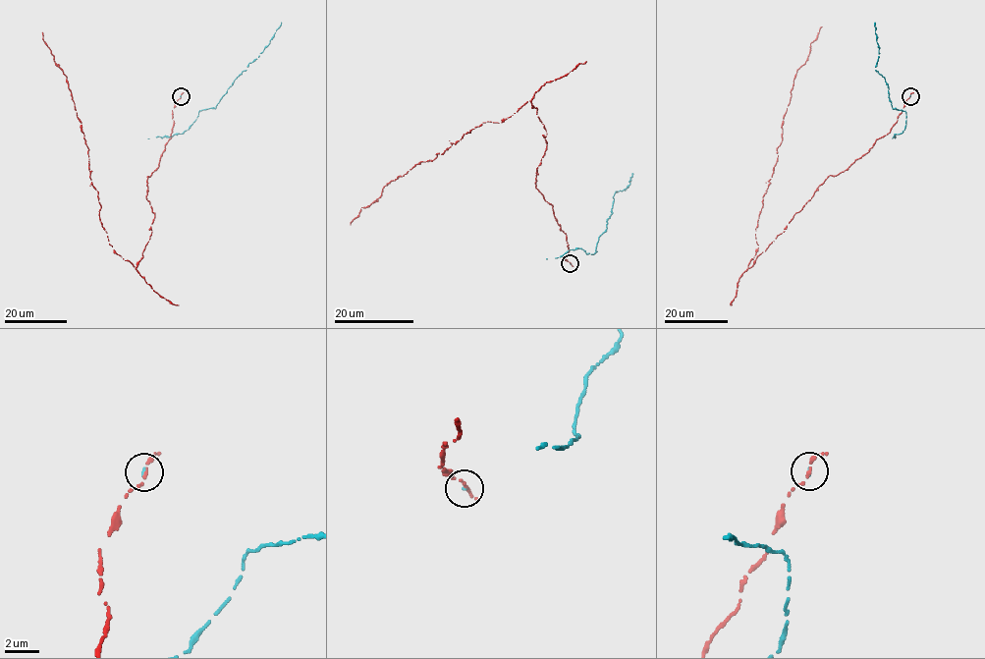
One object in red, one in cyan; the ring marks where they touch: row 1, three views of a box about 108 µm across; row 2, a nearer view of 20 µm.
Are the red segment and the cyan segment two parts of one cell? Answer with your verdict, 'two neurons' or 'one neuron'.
one neuron

